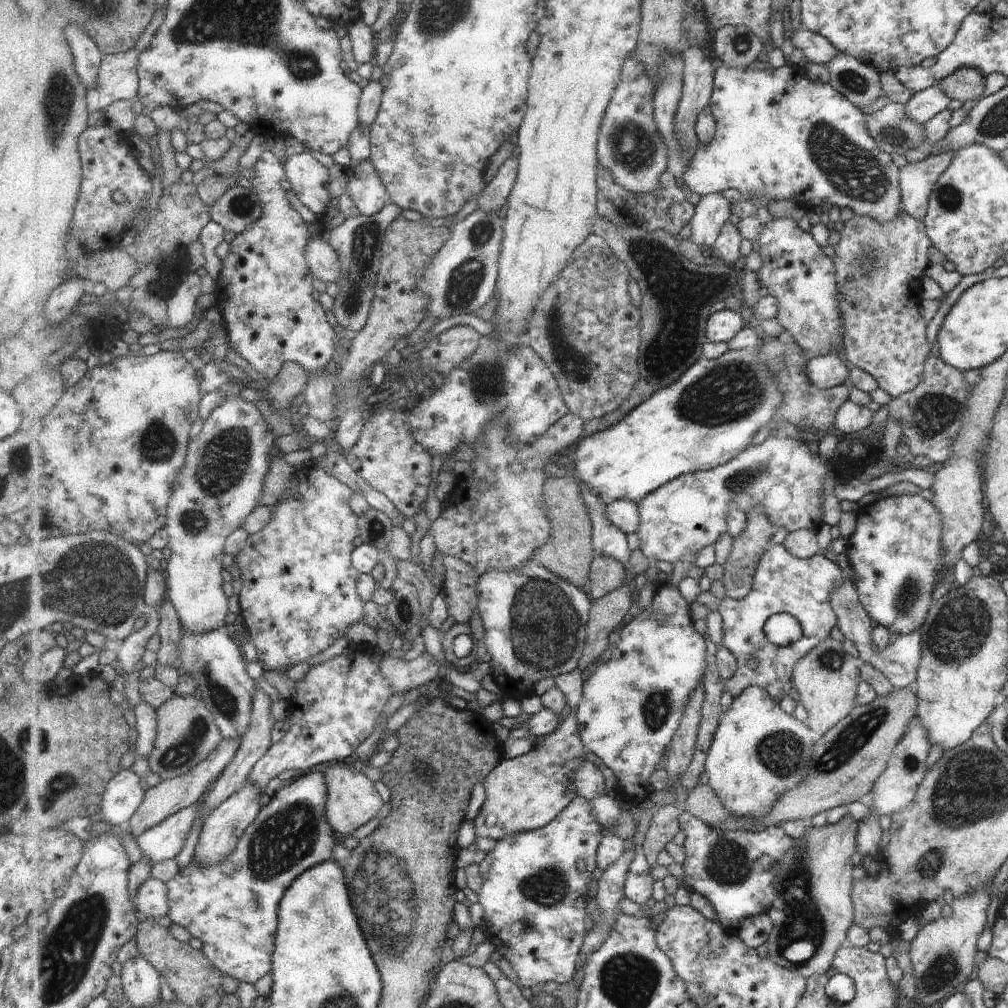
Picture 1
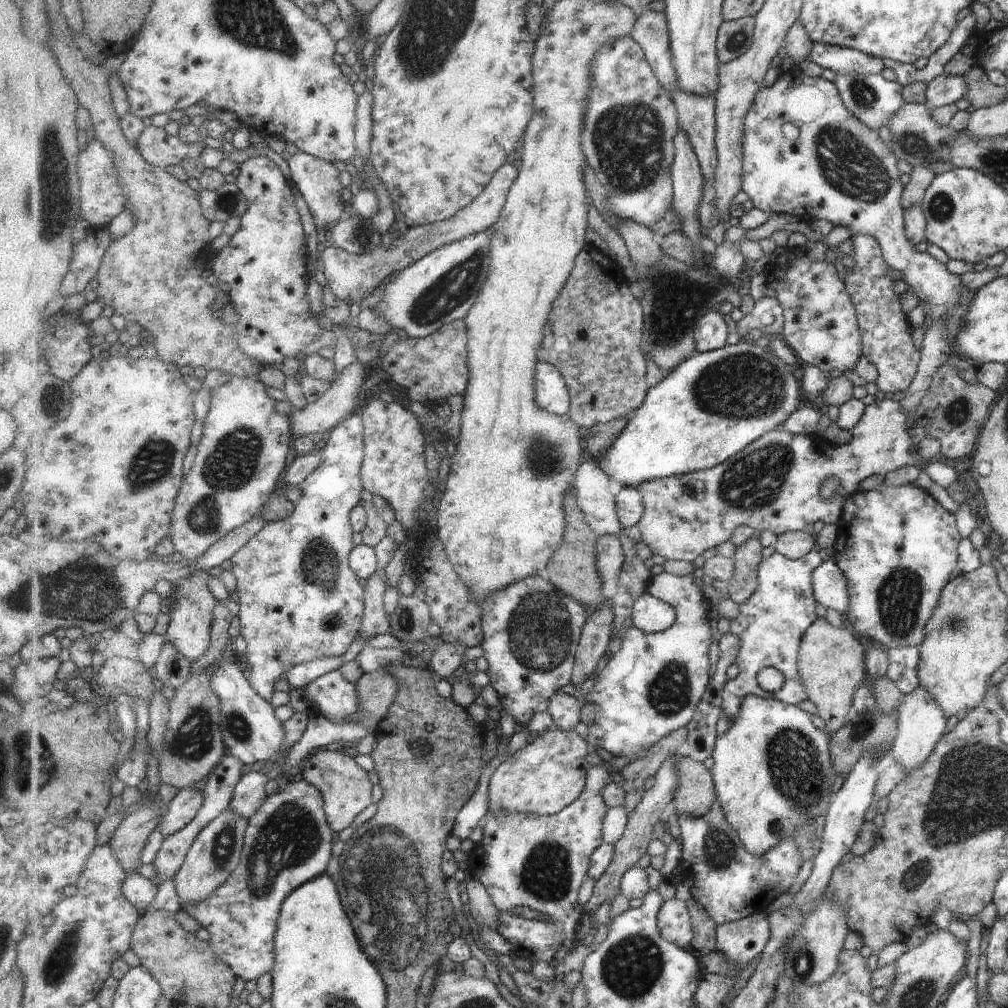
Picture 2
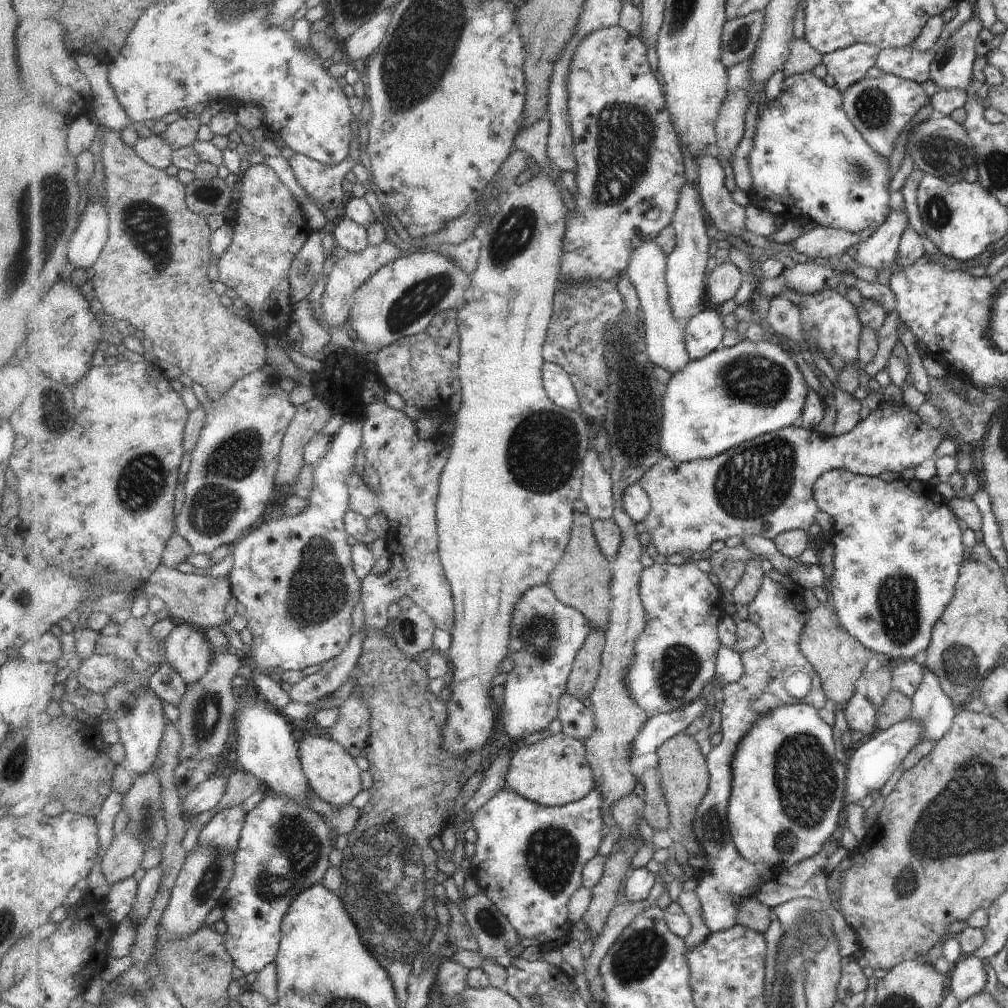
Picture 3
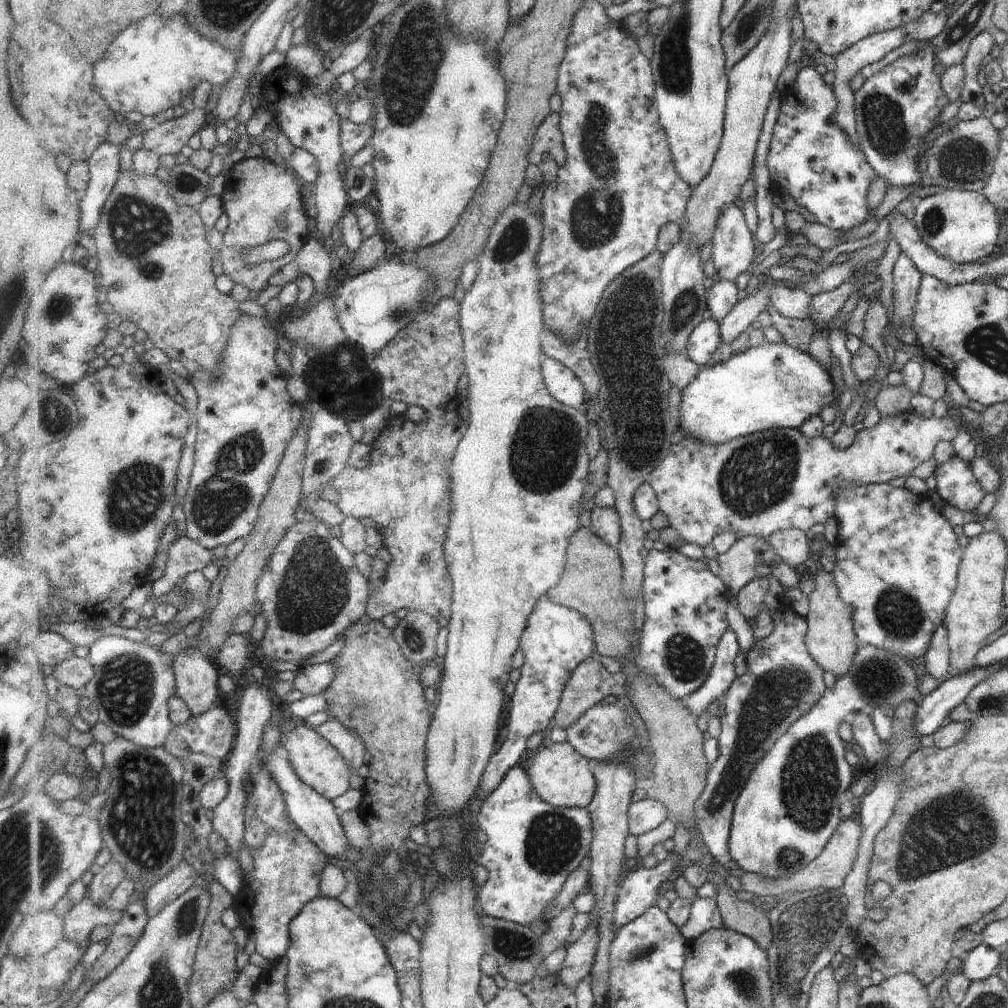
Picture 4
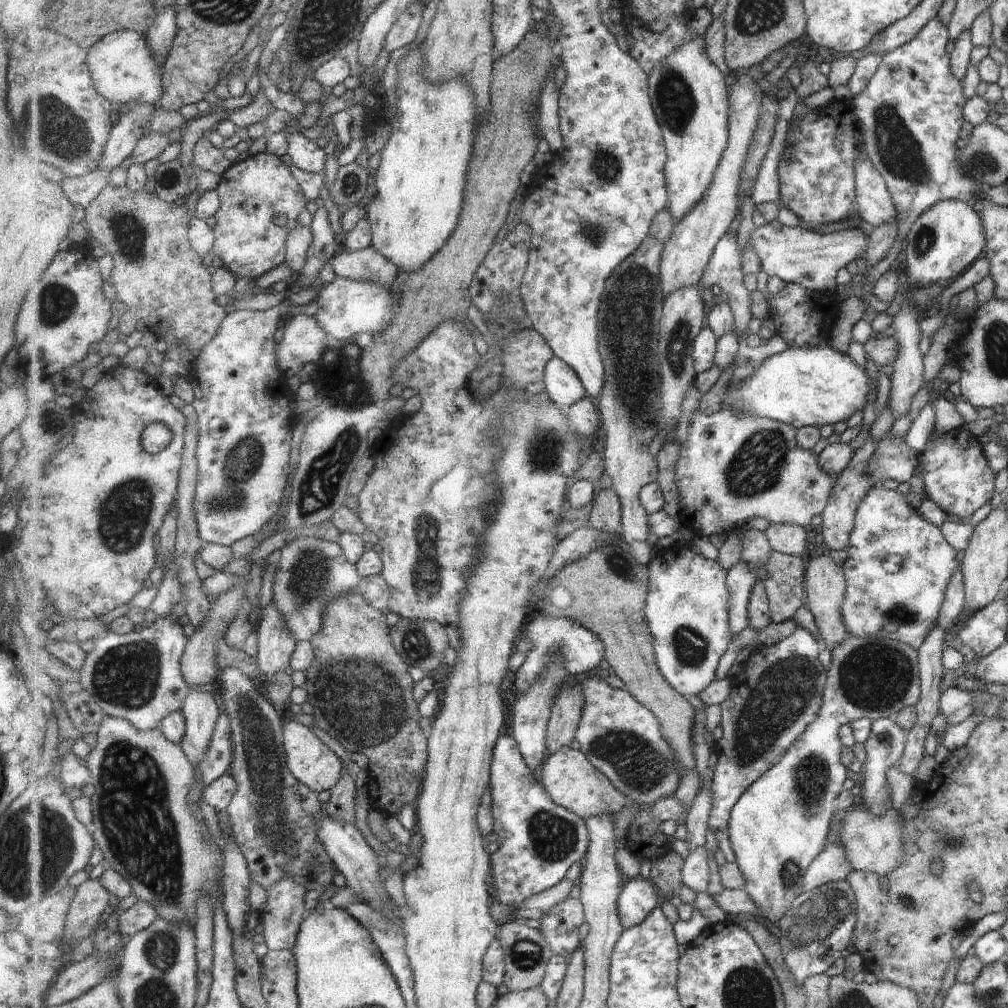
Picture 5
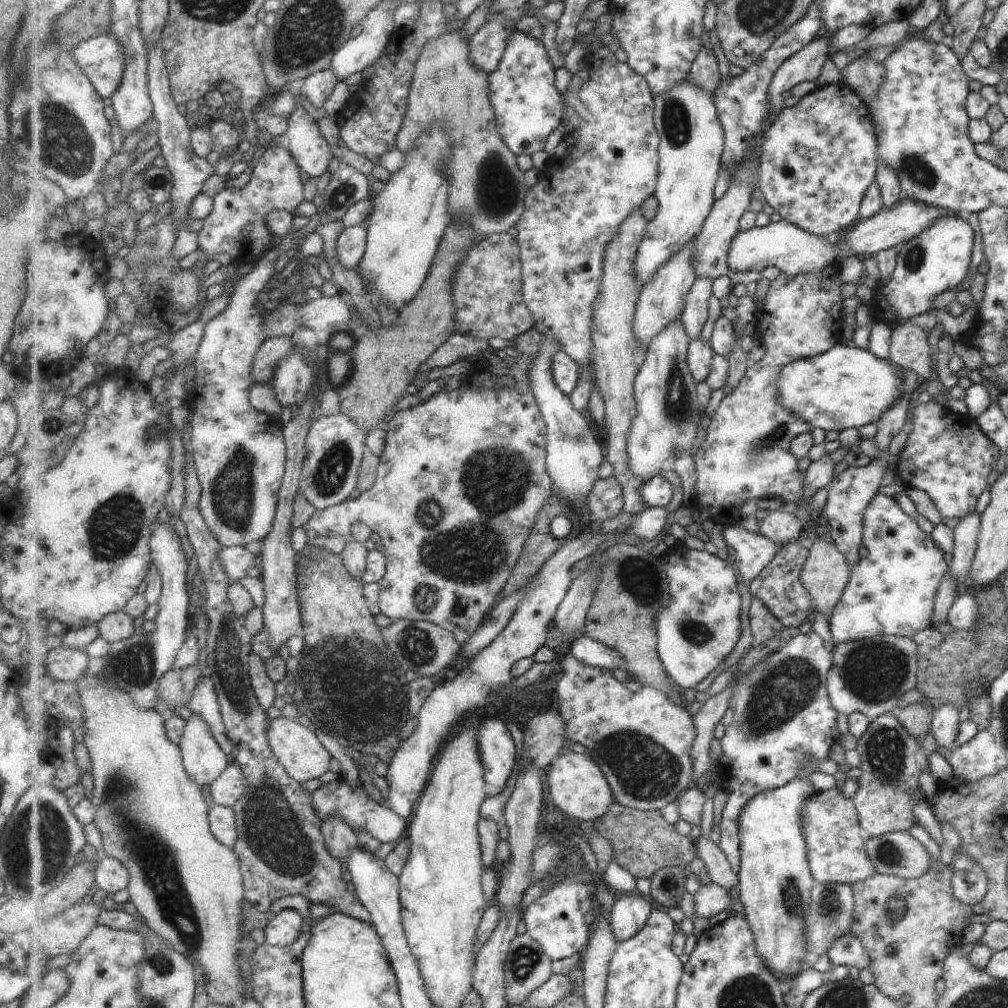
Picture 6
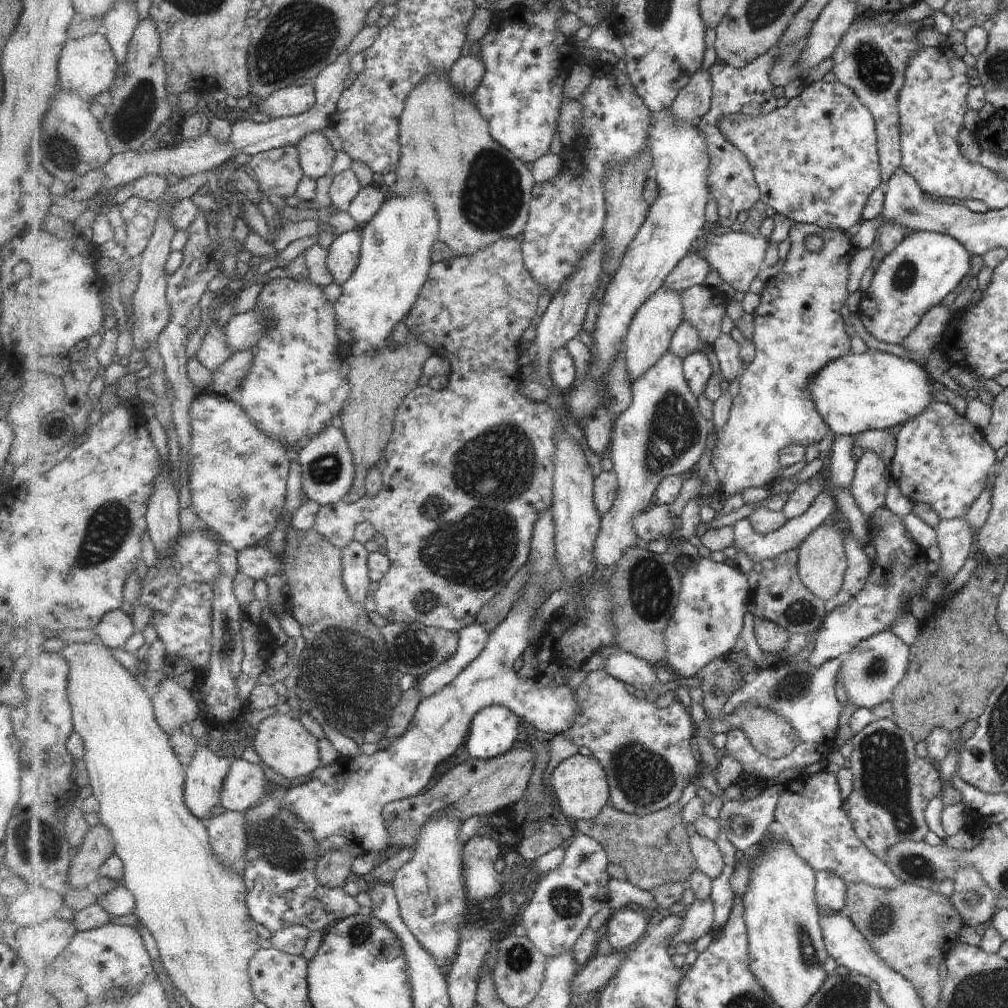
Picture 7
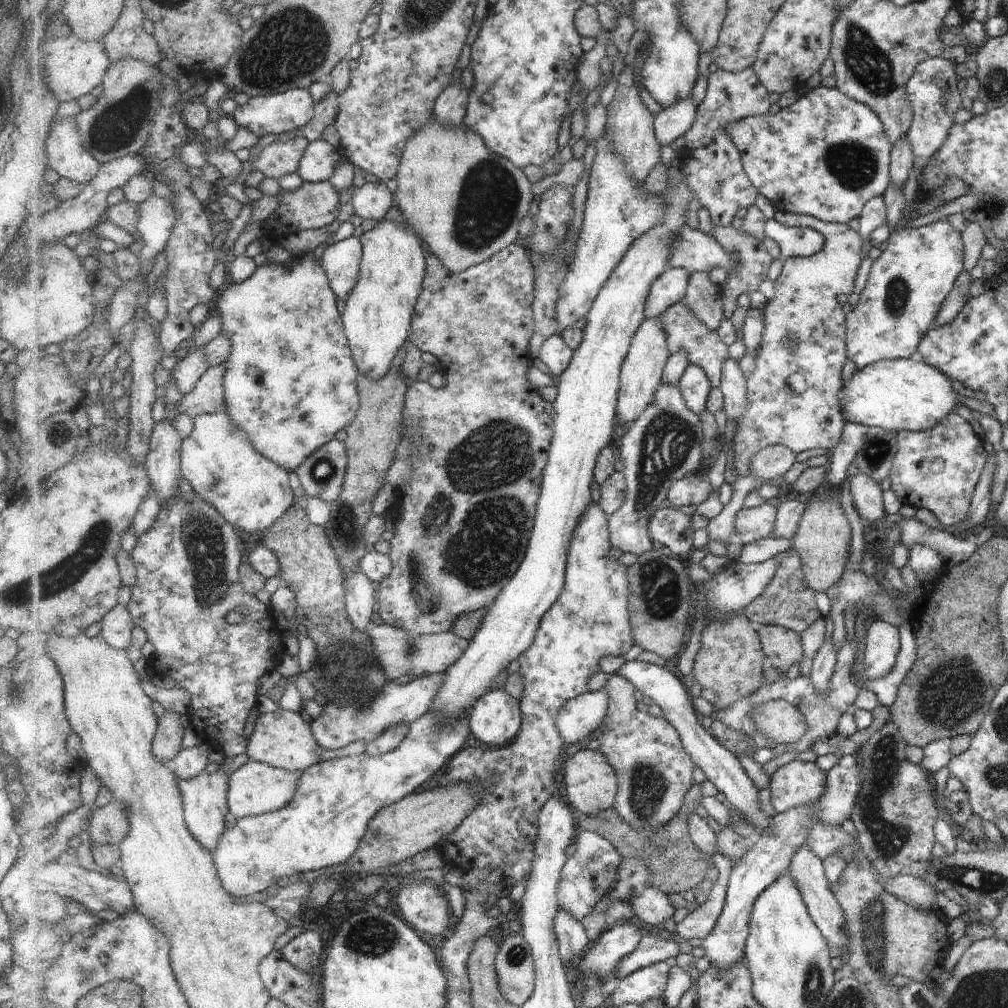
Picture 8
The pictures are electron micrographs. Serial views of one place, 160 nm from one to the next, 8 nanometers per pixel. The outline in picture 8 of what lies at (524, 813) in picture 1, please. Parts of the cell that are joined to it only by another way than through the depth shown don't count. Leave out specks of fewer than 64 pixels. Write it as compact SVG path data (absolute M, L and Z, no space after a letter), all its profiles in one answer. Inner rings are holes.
M573 749L564 759L562 769L569 804L576 812L595 815L603 810L610 810L615 805L619 780L617 772L605 755L598 750Z

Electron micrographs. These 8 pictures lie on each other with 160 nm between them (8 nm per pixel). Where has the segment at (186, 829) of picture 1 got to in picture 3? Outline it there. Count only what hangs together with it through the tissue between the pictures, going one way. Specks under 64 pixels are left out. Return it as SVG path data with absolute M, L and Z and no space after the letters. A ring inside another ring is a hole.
M213 776L202 782L185 800L185 814L197 815L217 808L228 787L228 778Z

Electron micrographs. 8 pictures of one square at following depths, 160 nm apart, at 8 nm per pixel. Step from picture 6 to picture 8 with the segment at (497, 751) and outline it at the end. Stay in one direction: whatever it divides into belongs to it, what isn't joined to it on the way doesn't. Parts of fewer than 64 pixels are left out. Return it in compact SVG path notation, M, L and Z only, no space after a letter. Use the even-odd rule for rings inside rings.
M505 690L486 693L469 719L473 735L492 749L507 747L520 734L523 722L520 700Z

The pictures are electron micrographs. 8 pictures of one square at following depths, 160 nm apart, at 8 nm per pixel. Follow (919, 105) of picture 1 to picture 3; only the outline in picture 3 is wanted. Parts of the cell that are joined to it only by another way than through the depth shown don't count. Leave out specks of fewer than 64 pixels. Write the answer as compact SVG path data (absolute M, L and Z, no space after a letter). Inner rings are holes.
M971 8L970 18L953 29L944 40L944 45L934 52L929 63L930 79L940 89L964 88L973 81L971 64L975 60L974 42L982 29L981 21L974 16Z

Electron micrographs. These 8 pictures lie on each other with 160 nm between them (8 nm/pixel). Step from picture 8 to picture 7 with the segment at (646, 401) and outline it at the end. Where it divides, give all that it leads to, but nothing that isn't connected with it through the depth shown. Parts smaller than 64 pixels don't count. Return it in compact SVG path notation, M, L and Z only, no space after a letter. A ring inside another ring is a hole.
M661 288L648 302L645 302L636 318L631 322L623 343L627 364L629 364L631 386L635 380L645 376L649 372L649 368L653 368L669 352L669 348L672 348L673 336L676 334L677 328L684 322L684 309L680 294Z

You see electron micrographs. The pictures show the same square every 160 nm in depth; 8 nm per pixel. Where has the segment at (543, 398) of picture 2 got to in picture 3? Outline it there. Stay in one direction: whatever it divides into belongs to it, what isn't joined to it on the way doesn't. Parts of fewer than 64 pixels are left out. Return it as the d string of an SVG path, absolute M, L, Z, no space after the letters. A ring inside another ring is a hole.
M546 362L544 364L544 385L553 402L567 410L581 412L580 395L565 367L557 363Z

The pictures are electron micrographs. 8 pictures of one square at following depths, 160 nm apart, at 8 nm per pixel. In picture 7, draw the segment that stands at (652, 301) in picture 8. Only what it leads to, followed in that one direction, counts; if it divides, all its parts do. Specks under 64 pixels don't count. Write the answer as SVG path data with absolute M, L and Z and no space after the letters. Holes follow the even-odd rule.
M690 252L665 280L662 288L683 293L693 286L706 285L705 278L711 271L711 266L700 256L699 252Z

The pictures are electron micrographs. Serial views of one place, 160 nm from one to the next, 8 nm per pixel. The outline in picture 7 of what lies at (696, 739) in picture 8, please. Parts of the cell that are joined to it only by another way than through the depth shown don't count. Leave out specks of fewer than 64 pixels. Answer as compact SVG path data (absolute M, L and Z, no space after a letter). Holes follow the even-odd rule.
M620 647L602 649L599 654L609 655L604 670L624 684L643 692L651 692L655 686L660 684L655 670L649 663L632 653L621 650Z

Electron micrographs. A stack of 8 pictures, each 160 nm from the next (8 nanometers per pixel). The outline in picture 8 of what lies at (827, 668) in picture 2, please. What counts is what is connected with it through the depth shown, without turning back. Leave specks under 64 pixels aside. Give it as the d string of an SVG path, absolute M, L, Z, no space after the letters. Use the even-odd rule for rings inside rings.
M822 491L811 495L808 499L809 508L801 520L800 526L792 542L794 549L803 562L803 572L809 587L815 592L825 592L829 586L837 582L843 572L843 564L849 554L849 536L851 528L843 514L843 508L835 496Z

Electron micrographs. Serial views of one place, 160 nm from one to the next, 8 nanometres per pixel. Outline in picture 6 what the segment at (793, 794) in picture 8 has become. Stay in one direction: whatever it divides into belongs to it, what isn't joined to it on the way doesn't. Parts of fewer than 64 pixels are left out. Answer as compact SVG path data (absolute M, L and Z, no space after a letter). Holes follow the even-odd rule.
M836 788L825 789L809 798L807 806L801 810L801 824L809 846L811 871L818 884L840 883L850 886L875 873L863 850L865 837L857 822L857 812L850 798L844 798Z

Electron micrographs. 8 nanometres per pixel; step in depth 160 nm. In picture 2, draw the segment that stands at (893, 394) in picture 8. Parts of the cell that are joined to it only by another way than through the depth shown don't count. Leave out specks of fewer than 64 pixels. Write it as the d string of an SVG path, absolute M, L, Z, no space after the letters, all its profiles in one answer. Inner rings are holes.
M747 339L741 340L736 345L727 345L723 348L711 351L698 353L696 356L689 357L687 360L679 363L669 374L667 374L659 383L648 390L648 395L644 405L634 411L634 415L630 418L623 434L617 439L617 442L610 448L605 459L599 459L597 462L601 468L612 476L612 479L619 482L623 487L637 487L644 482L672 477L695 471L710 469L729 459L732 459L736 454L745 450L750 444L765 436L768 432L781 428L781 424L804 404L801 380L795 378L793 367L785 364L781 358L775 356L772 350L764 348L763 342L750 342Z

